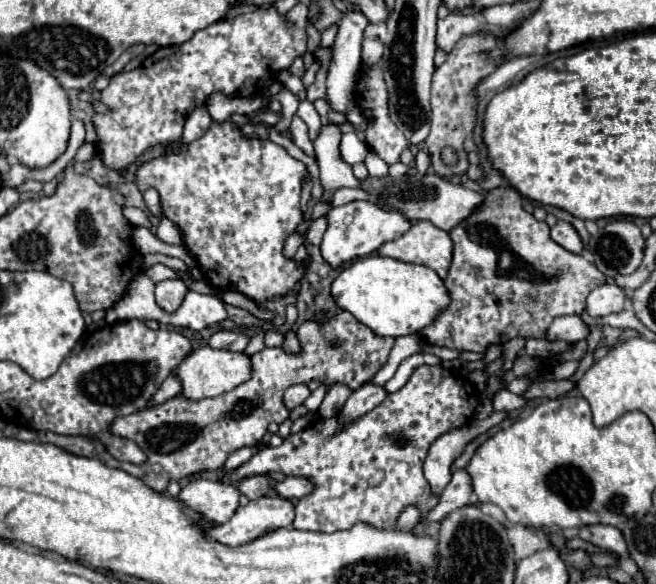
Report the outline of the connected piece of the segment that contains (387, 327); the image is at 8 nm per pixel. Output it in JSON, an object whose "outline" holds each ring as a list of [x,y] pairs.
{"outline":[[[381,256],[355,260],[333,280],[331,294],[339,308],[349,310],[375,334],[391,338],[421,332],[451,304],[451,296],[447,294],[447,288],[435,270]]]}

